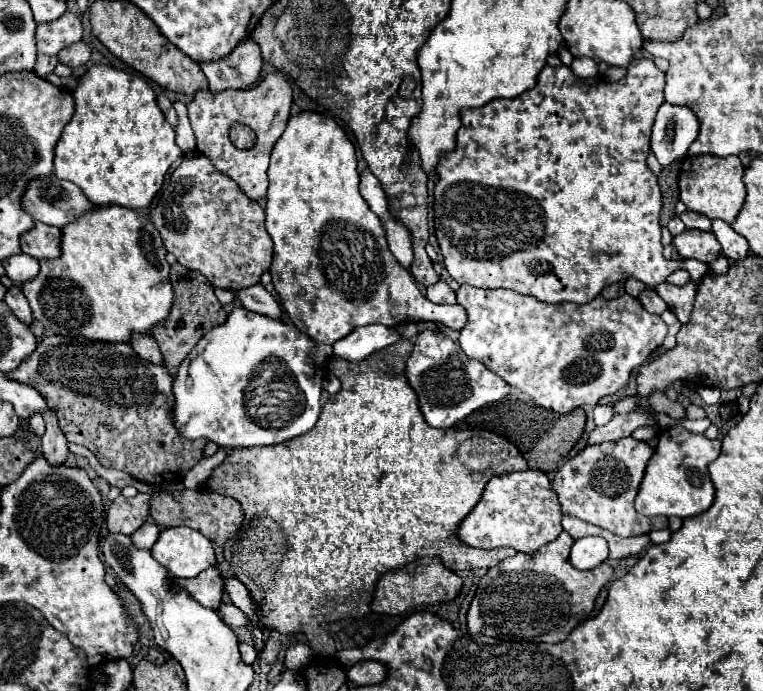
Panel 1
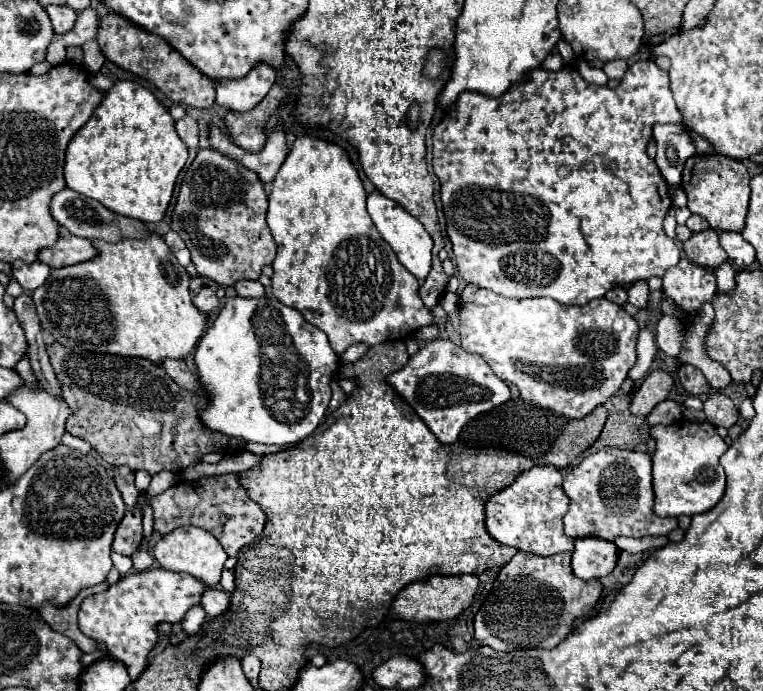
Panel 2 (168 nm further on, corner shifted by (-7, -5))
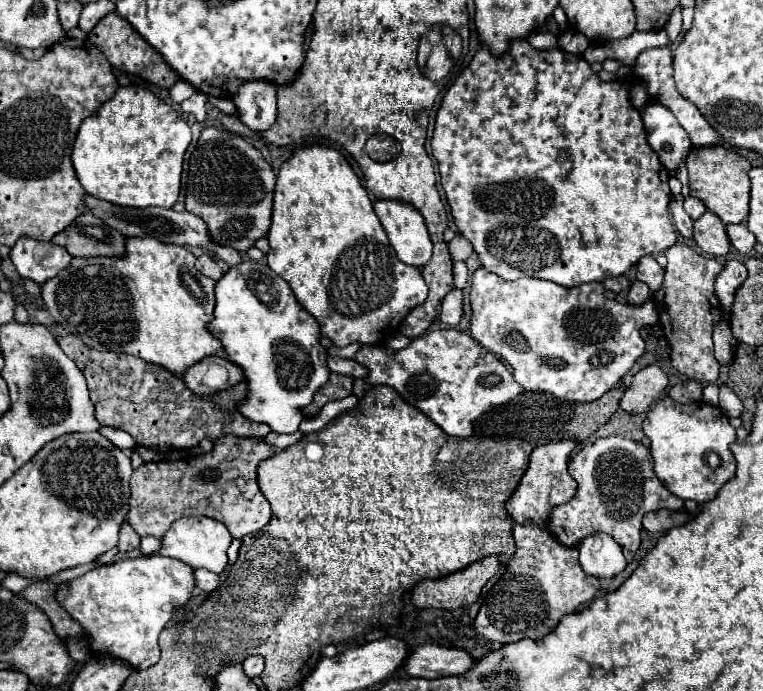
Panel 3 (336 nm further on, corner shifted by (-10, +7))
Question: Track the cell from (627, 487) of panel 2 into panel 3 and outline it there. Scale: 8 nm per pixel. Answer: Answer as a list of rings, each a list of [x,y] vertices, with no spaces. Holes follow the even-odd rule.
[[[608,436],[608,438],[598,438],[594,444],[584,446],[568,464],[568,472],[572,478],[576,478],[578,482],[578,492],[576,496],[568,502],[562,504],[558,508],[554,508],[548,528],[550,532],[564,544],[564,546],[578,546],[580,540],[588,534],[596,534],[596,532],[606,532],[610,534],[620,546],[628,548],[630,552],[636,552],[640,546],[640,532],[642,532],[642,518],[648,512],[654,510],[682,510],[684,502],[680,498],[676,498],[674,494],[670,494],[660,480],[654,474],[654,466],[652,466],[652,456],[650,450],[642,444],[642,442],[634,442],[622,436]]]

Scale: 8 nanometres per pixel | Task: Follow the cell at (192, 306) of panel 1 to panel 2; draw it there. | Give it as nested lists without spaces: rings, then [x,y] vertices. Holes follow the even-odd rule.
[[[193,276],[191,278],[191,296],[195,300],[195,306],[199,310],[211,312],[215,314],[219,310],[219,300],[215,296],[219,284],[213,282],[211,278],[203,278],[203,276]]]

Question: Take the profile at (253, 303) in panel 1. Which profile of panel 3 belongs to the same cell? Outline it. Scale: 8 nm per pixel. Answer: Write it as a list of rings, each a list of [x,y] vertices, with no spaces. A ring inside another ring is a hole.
[[[84,194],[84,208],[86,212],[92,212],[92,216],[98,216],[102,222],[106,222],[106,226],[122,232],[124,236],[152,236],[156,240],[162,242],[170,242],[170,244],[192,244],[192,246],[204,246],[208,250],[212,250],[214,254],[218,254],[230,268],[238,266],[238,262],[242,262],[242,254],[236,252],[234,248],[226,248],[226,246],[218,246],[208,238],[206,232],[206,224],[190,214],[190,212],[176,212],[176,210],[166,210],[166,208],[120,208],[118,204],[110,204],[106,200],[98,200],[96,196]]]

